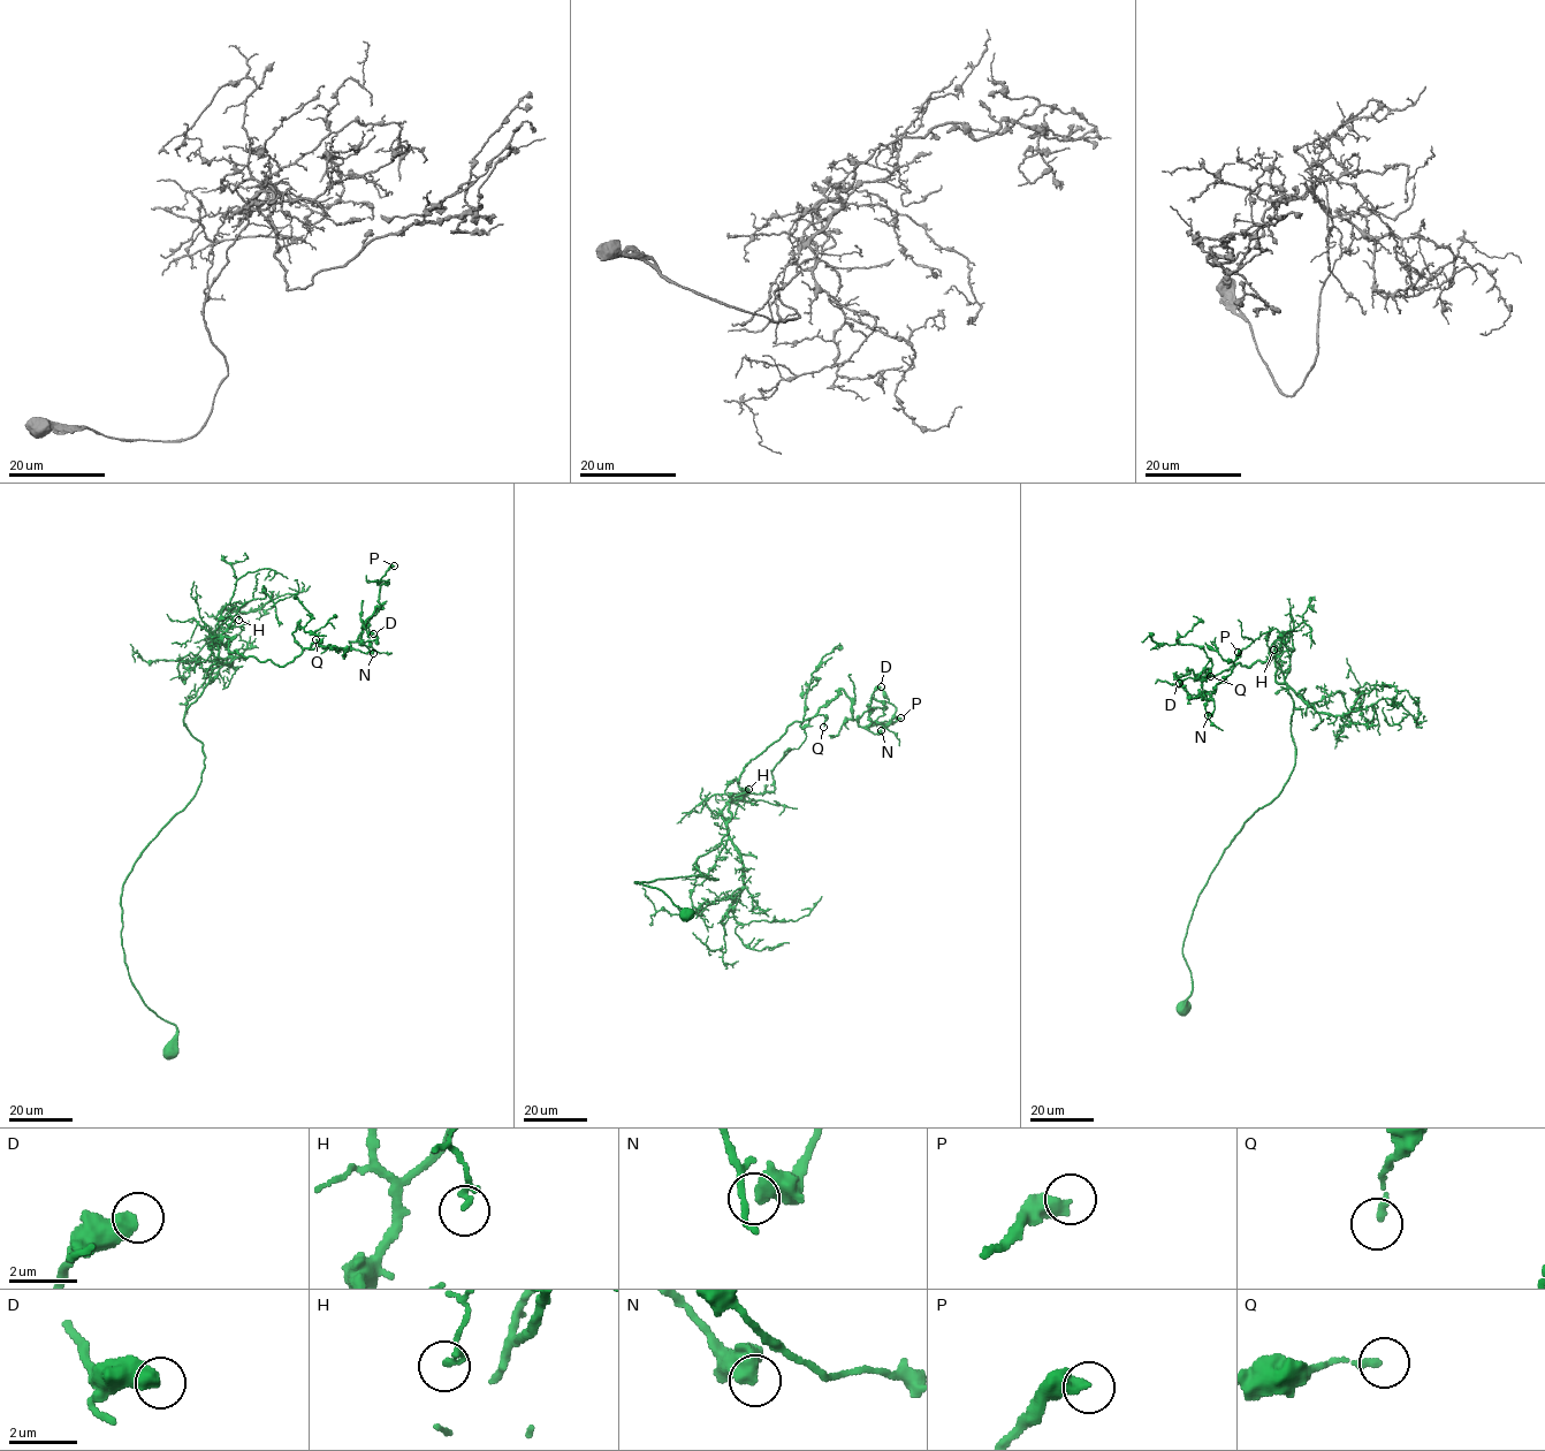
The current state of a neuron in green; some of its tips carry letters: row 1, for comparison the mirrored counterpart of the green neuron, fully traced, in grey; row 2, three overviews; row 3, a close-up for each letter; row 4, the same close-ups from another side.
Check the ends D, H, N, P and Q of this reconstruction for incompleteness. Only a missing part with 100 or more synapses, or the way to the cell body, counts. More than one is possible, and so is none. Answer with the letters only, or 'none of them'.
none of them

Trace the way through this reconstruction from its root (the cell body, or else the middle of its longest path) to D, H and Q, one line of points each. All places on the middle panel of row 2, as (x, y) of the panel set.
D: (684, 917), (634, 881), (717, 879), (695, 861), (729, 830), (745, 765), (841, 690), (866, 728), (881, 686)
H: (684, 917), (692, 910), (634, 881), (717, 879), (695, 861), (720, 844), (729, 830), (722, 810), (748, 789)
Q: (684, 917), (634, 881), (717, 879), (695, 861), (729, 830), (745, 765), (793, 722), (823, 727)

